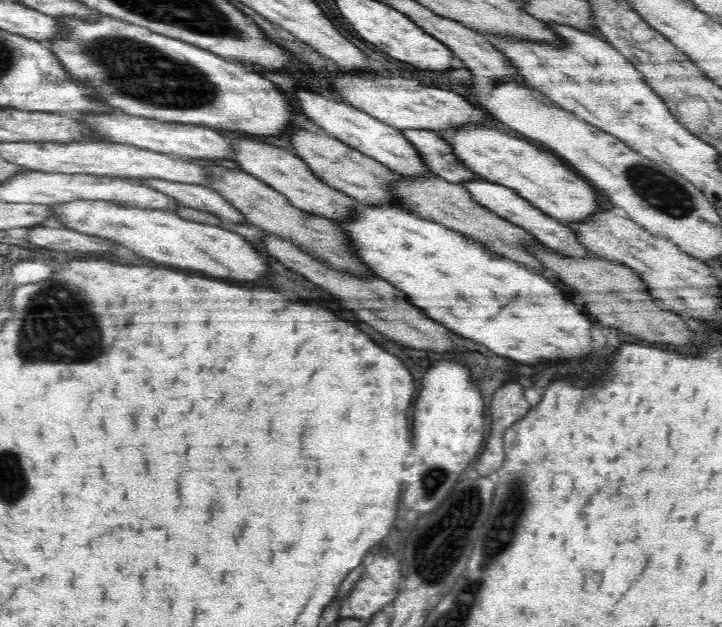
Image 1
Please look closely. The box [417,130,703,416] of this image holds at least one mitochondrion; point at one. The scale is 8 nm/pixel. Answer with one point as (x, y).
(660, 191)

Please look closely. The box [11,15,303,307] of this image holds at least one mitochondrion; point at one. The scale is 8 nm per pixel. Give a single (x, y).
(134, 69)

